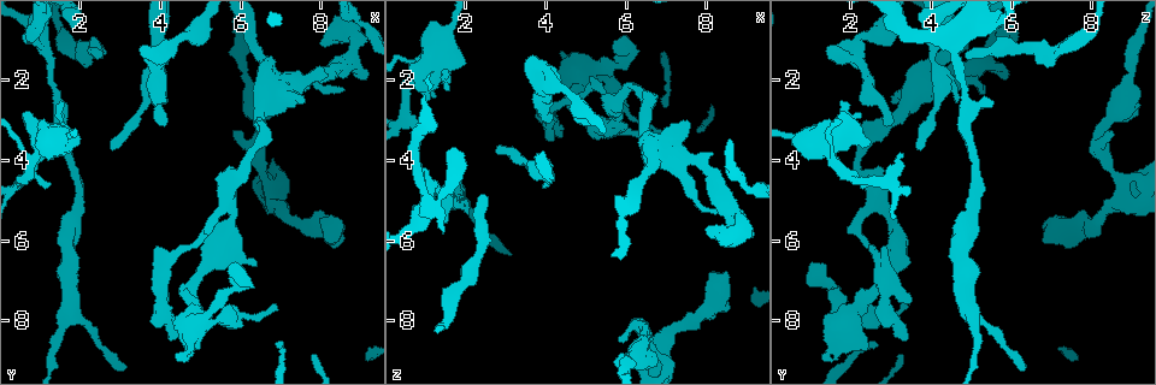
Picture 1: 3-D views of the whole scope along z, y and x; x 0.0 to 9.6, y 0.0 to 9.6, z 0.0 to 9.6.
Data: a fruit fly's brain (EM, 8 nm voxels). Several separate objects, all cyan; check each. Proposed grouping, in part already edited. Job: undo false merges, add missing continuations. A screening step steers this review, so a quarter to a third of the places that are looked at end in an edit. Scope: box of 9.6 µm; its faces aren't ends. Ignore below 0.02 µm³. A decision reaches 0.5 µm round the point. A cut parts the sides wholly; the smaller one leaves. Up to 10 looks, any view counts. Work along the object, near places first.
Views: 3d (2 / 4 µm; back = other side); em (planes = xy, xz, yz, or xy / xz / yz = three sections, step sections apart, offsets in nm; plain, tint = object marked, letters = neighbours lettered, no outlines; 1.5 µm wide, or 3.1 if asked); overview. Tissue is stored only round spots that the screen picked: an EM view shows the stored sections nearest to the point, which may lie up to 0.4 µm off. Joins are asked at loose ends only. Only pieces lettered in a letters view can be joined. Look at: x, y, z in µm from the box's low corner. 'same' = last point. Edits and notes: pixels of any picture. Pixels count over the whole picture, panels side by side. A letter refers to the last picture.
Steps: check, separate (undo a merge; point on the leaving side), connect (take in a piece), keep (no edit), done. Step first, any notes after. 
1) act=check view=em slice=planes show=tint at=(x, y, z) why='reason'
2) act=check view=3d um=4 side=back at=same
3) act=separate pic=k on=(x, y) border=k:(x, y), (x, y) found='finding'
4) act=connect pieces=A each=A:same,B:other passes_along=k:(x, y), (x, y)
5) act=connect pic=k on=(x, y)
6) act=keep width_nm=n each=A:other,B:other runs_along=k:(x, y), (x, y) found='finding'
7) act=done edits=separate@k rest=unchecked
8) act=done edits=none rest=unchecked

act=check view=em slice=yz step=8 show=letters at=(6.10, 7.10, 1.40) why='sharp bend'

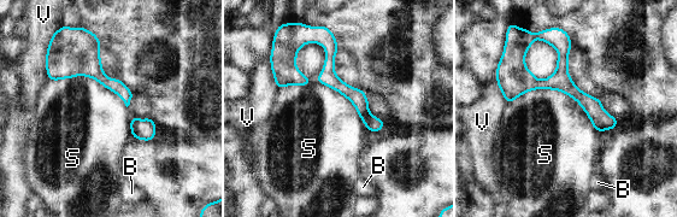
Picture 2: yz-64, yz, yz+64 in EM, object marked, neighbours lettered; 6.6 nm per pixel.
act=keep each=B:other,S:other,V:other border=2:(507, 103), (558, 89), (599, 134) found='one cell here'

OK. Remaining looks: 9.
act=check view=em slice=planes show=letters at=(7.95, 1.10, 5.70) why='thick end'

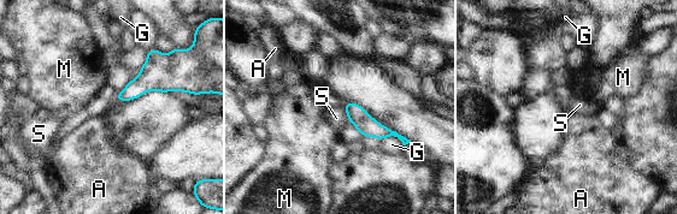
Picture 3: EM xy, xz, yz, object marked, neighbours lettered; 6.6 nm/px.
act=keep each=A:other,G:other,M:other,S:other border=3:(342, 106), (348, 122) found='none of them fits'

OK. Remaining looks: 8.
act=check view=3d um=4 at=(1.60, 2.50, 1.90) why='free end'

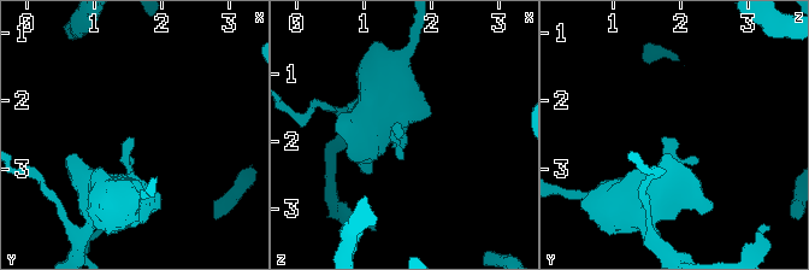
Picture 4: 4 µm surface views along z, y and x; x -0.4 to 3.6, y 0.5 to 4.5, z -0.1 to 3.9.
act=check view=em slice=planes show=letters at=(1.60, 2.50, 1.85)

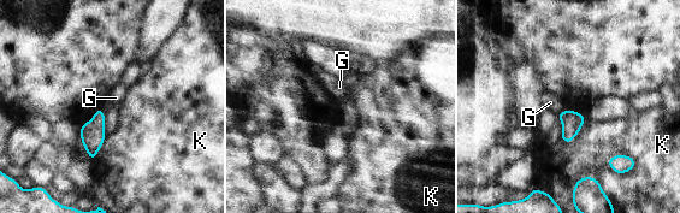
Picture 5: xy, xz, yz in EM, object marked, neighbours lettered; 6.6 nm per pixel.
act=keep width_nm=100 each=G:other,K:other border=5:(562, 110), (556, 113) found='none of them fits'

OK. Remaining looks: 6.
act=check view=em slice=planes show=letters at=(4.05, 3.15, 2.80) why='free end'

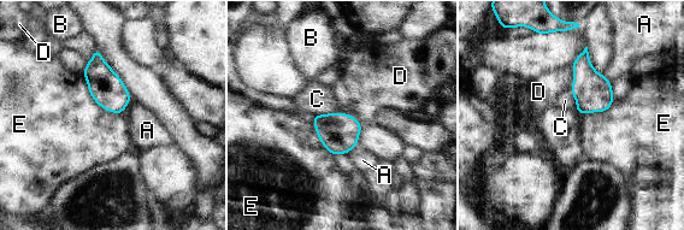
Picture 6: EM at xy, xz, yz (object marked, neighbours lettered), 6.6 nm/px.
act=keep each=A:other,B:other,C:other,D:other,E:other border=6:(334, 111), (314, 116) found='none of them fits'

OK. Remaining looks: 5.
act=done edits=none rest=unchecked

